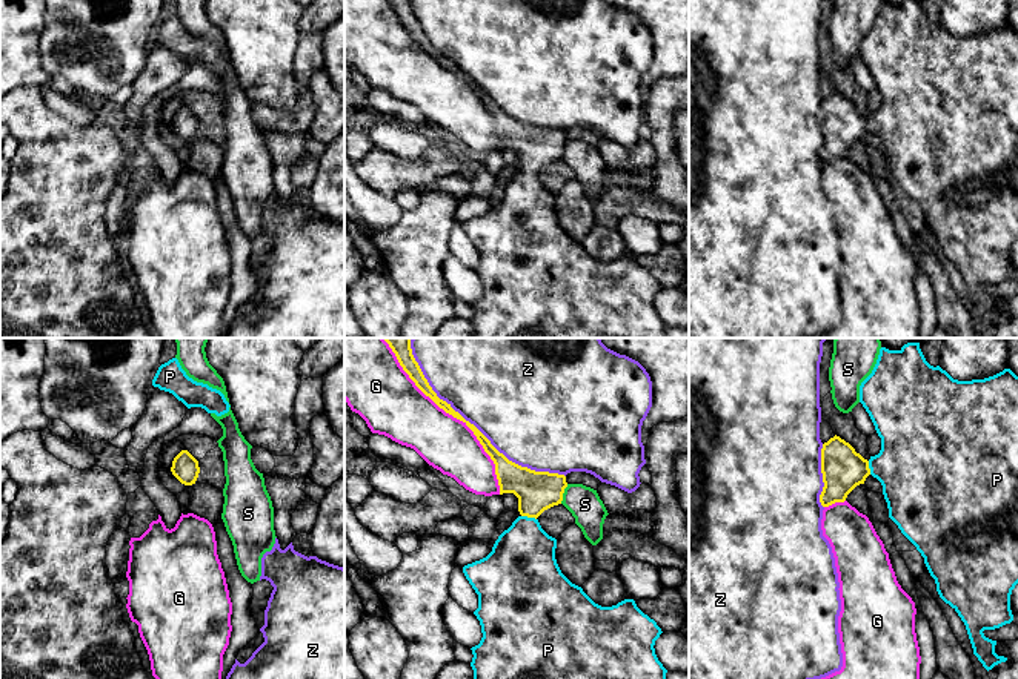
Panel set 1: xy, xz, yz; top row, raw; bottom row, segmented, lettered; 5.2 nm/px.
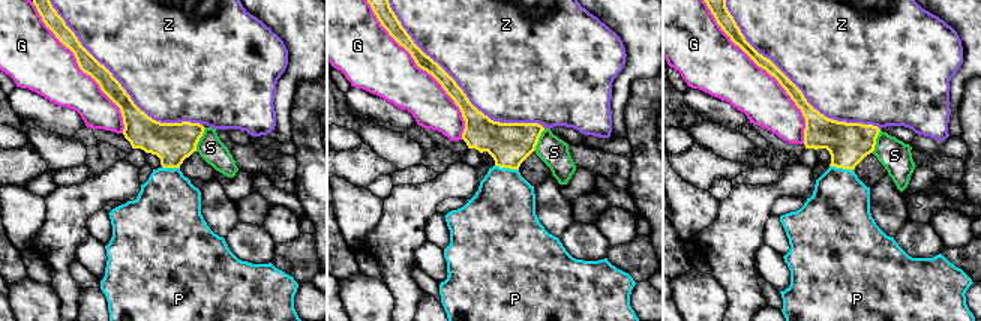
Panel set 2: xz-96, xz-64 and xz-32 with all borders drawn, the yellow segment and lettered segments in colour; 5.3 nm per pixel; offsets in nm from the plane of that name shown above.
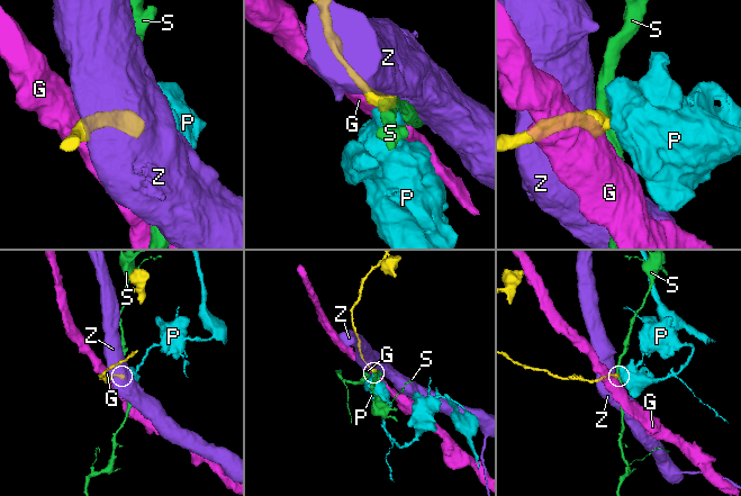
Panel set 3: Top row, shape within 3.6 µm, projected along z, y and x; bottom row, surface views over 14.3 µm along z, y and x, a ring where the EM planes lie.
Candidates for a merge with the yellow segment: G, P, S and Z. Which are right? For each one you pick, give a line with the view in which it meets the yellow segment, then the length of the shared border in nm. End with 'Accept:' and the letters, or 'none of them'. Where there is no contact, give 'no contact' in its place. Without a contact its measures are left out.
P: contact in xz; length 80 nm
Accept: P

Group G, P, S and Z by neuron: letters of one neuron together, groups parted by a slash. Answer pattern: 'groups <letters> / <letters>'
groups G / P / S / Z

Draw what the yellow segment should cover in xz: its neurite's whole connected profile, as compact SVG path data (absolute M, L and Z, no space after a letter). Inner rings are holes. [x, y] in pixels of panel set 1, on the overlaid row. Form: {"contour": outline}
{"contour": "M412 338L383 340L415 386L474 432L495 464L500 495L514 493L518 498L520 516L498 536L492 551L463 567L466 579L478 595L474 614L483 633L480 644L471 648L474 679L666 679L667 670L654 648L663 633L657 622L634 599L612 607L595 604L557 564L557 539L541 528L537 518L561 504L567 487L566 476L535 472L509 461L474 424L437 396L412 355Z"}

